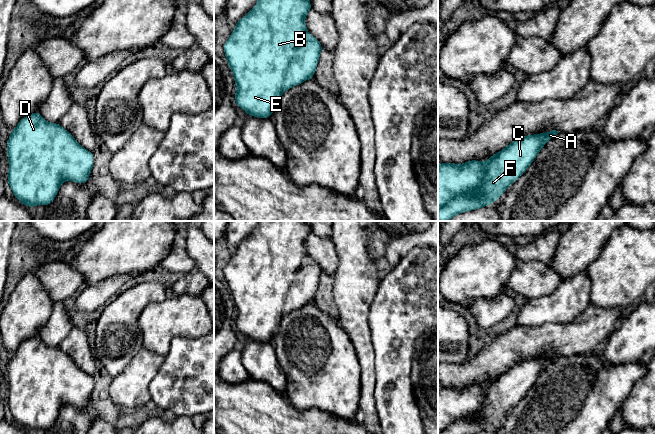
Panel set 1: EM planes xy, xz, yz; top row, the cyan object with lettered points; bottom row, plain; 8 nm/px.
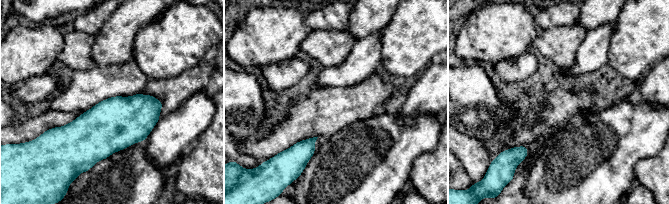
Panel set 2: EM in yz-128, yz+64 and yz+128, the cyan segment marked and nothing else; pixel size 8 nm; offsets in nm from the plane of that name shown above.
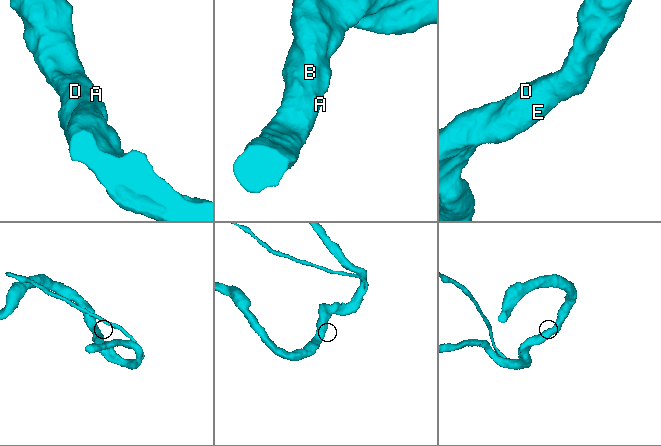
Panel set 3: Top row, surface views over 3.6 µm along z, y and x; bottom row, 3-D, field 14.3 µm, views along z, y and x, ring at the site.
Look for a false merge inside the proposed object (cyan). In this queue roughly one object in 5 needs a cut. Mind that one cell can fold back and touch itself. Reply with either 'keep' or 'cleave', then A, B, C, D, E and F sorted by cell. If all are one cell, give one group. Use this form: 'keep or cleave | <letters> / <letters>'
keep | A B C D E F

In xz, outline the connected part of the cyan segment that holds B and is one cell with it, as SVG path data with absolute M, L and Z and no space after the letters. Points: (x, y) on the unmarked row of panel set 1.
M257 221L258 227L240 244L223 273L235 303L235 329L258 342L270 342L280 327L284 315L313 303L323 273L320 265L310 259L304 246L312 233L307 221Z

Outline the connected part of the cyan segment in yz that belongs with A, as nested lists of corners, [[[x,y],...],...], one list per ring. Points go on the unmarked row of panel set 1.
[[[558,357],[522,360],[486,386],[438,388],[438,434],[477,434],[494,427]]]

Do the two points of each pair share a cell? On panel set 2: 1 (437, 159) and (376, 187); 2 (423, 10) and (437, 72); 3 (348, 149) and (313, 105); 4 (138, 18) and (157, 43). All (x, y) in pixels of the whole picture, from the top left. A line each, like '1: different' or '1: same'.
1: different
2: different
3: different
4: different

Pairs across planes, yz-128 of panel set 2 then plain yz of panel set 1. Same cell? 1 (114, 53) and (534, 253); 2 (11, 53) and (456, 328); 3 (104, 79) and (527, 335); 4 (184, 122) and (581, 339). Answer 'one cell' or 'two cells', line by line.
1: two cells
2: two cells
3: two cells
4: two cells

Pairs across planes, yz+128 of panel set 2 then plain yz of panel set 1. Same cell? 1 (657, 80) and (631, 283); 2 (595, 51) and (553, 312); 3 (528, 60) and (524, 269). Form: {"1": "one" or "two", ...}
{"1": "two", "2": "one", "3": "two"}

